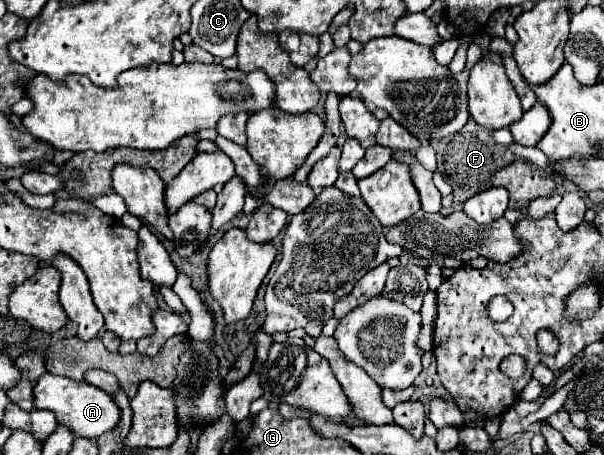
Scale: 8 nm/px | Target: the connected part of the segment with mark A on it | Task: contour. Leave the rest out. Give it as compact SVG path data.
M45 372L45 376L41 376L33 386L33 406L37 410L51 410L59 424L67 426L75 436L83 438L101 436L103 432L115 428L117 420L121 418L119 408L109 394L93 388L87 382L75 382L65 376L53 376L49 372Z

